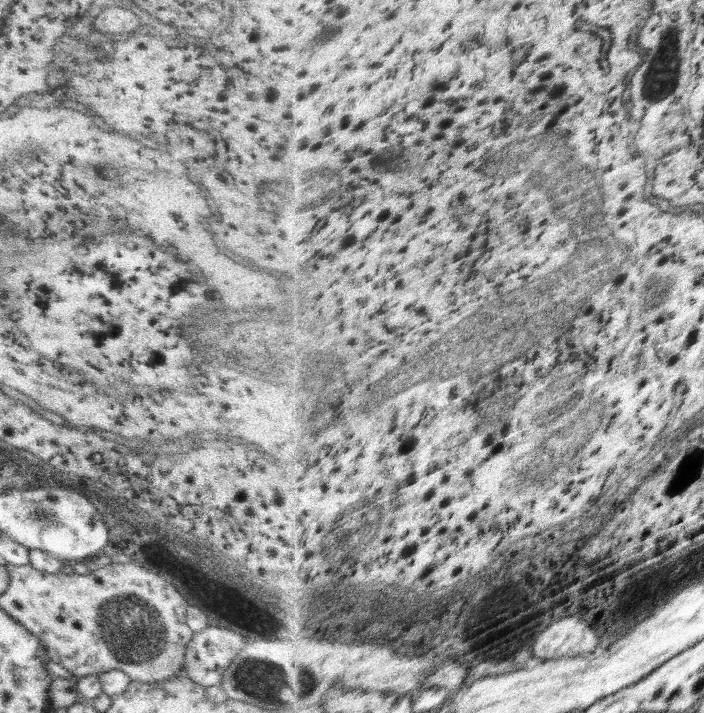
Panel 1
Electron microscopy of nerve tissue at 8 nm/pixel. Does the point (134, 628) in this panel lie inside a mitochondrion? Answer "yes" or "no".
yes

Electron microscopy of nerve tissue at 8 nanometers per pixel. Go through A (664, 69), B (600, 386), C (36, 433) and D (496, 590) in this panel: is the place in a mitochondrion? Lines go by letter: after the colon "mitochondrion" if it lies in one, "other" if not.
A: mitochondrion
B: other
C: other
D: mitochondrion

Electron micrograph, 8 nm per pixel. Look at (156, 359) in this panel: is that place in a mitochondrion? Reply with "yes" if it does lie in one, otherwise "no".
no

